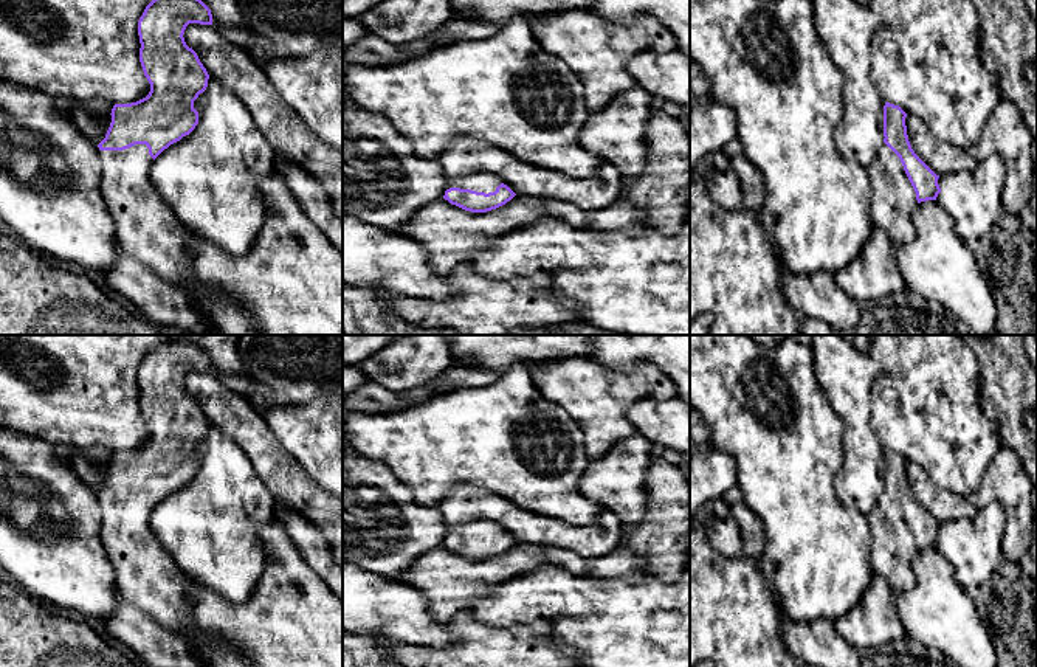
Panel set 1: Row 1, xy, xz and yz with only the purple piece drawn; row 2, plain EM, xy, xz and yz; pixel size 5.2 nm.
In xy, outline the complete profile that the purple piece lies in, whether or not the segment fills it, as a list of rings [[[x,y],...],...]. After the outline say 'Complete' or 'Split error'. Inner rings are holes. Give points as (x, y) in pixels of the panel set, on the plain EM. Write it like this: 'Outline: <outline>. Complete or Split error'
Outline: [[[192,341],[153,346],[138,368],[140,410],[150,431],[146,445],[115,451],[105,486],[98,492],[102,509],[101,540],[113,566],[118,596],[158,625],[186,639],[192,625],[192,602],[186,597],[188,577],[150,529],[152,509],[198,472],[194,448],[208,434],[209,422],[197,400],[184,389],[189,371],[212,372],[211,357]]]. Split error

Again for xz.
Outline: [[[474,521],[448,530],[443,546],[471,560],[487,560],[510,549],[516,541],[493,521]]]. Split error

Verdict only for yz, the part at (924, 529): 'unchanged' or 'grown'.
grown

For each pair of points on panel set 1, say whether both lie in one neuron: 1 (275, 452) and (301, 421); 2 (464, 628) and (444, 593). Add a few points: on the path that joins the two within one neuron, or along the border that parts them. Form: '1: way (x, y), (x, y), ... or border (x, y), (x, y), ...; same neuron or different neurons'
1: border (261, 413), (273, 436), (303, 467); different neurons
2: border (465, 610), (445, 625); different neurons

